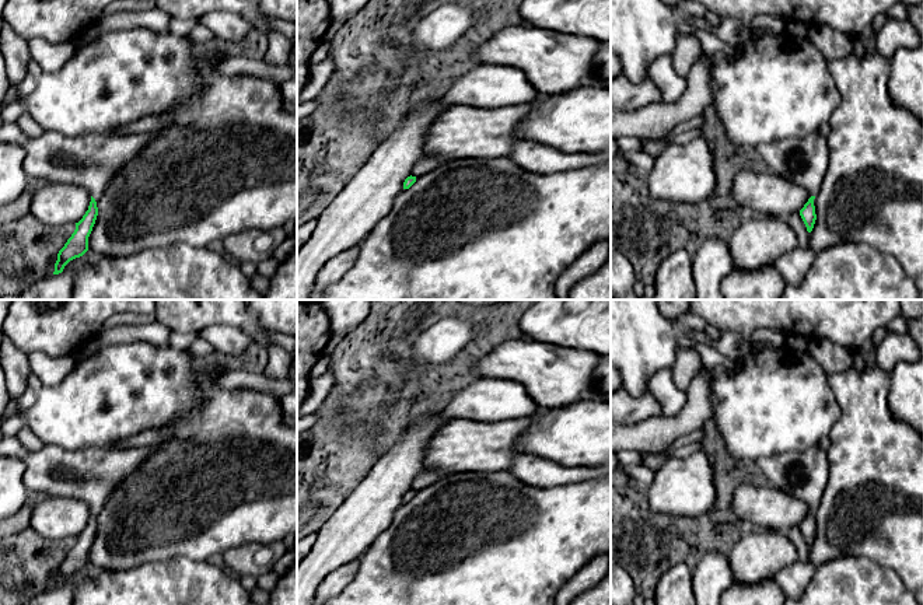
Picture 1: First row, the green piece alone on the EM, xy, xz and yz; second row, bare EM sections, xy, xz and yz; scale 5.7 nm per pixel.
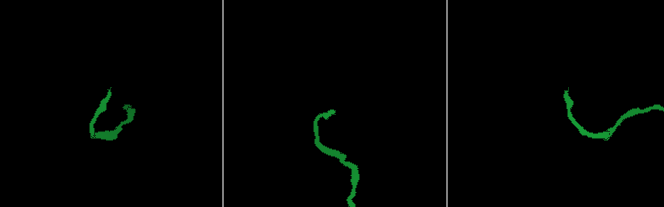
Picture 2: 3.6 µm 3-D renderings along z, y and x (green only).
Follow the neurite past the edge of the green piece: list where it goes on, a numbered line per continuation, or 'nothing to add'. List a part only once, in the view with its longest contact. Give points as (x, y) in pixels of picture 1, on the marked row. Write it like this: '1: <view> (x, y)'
1: xy (90, 161)

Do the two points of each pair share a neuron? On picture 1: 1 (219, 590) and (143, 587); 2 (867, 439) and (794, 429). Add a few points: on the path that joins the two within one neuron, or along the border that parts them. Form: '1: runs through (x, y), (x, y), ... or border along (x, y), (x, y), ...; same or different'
1: runs through (200, 590), (161, 590); same
2: border along (838, 401), (841, 418), (827, 436); different

